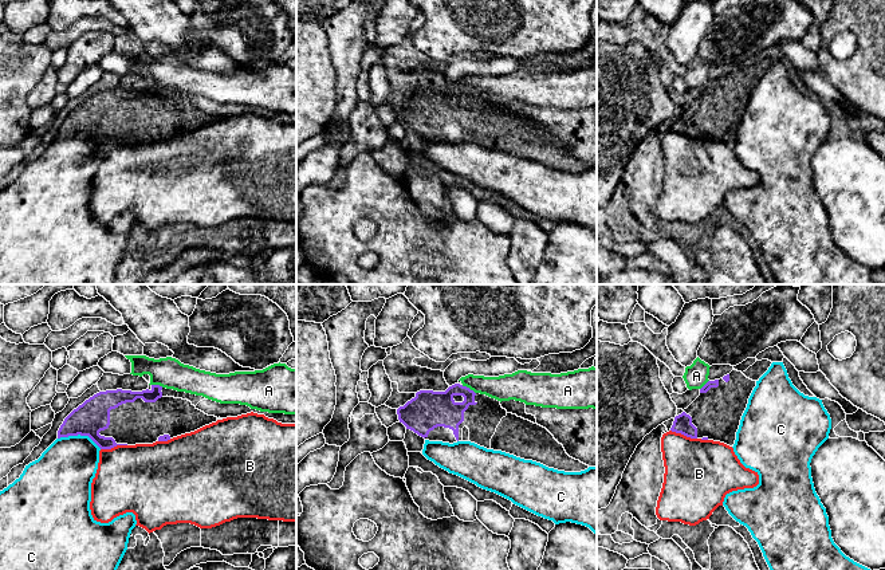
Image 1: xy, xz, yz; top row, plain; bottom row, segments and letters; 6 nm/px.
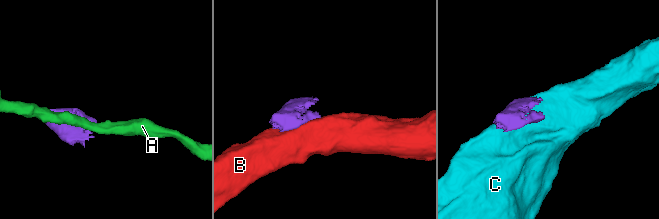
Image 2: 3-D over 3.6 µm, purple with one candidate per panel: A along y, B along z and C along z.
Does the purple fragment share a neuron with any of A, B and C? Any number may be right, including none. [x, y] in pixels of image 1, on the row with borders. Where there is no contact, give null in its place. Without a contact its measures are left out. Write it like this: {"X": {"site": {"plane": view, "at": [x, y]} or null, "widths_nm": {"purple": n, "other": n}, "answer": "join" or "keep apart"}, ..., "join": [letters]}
{"A": {"site": {"plane": "xz", "at": [468, 388]}, "widths_nm": {"purple": 220, "other": 160}, "answer": "keep apart"}, "B": {"site": {"plane": "xy", "at": [113, 447]}, "widths_nm": {"purple": 200, "other": 420}, "answer": "keep apart"}, "C": {"site": {"plane": "xy", "at": [79, 433]}, "widths_nm": {"purple": 200, "other": 340}, "answer": "keep apart"}, "join": []}

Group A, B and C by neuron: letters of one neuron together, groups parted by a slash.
A / B / C

